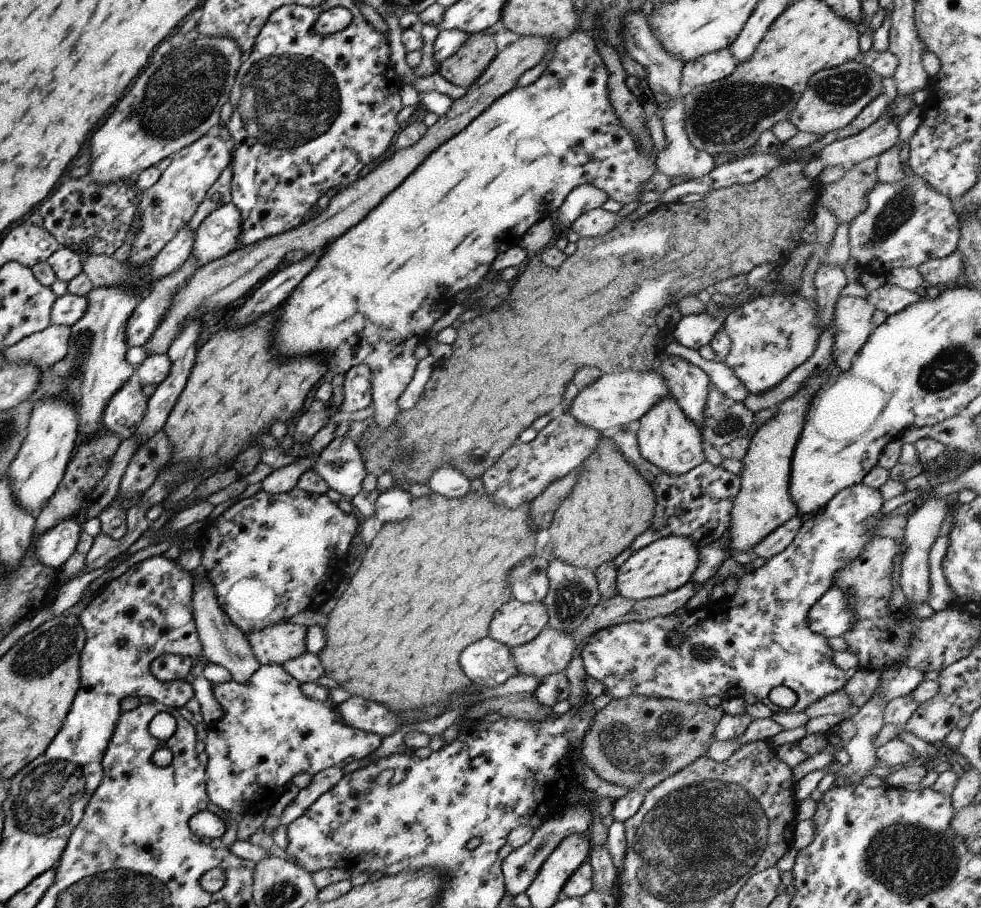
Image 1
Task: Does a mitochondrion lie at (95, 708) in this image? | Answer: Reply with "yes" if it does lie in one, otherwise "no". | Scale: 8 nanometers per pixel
no

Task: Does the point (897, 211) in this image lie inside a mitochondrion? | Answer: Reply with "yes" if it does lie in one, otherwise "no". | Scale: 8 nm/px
yes

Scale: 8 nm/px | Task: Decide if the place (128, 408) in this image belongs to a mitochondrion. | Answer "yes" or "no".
no

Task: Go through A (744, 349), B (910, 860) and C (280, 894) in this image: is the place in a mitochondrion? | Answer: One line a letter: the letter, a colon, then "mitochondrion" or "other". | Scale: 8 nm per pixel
A: other
B: mitochondrion
C: mitochondrion

